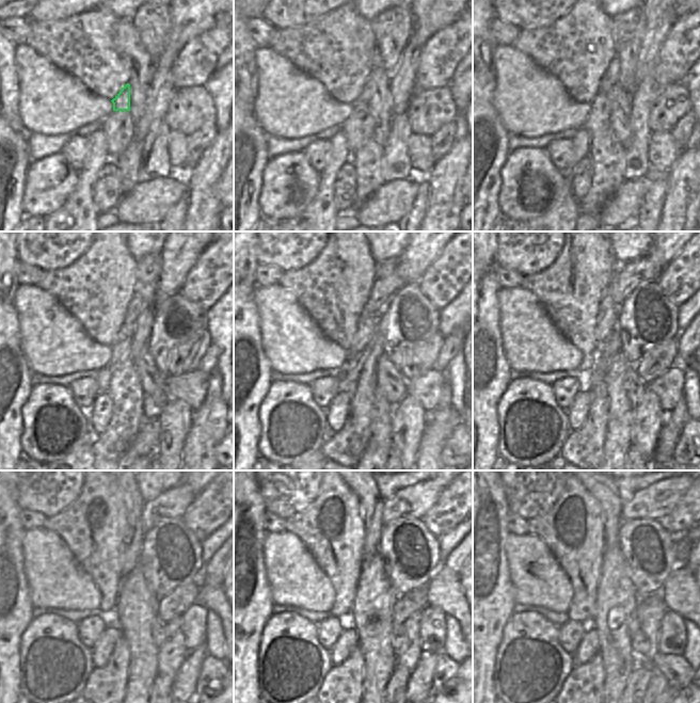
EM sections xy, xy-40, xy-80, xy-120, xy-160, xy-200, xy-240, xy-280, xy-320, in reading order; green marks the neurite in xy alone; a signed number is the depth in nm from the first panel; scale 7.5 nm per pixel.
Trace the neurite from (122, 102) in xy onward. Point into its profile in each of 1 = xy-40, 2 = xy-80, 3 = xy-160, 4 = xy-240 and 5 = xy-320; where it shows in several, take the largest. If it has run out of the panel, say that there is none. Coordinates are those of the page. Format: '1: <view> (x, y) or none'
1: xy-40 (365, 96)
2: xy-80 (610, 77)
3: xy-160 (383, 289)
4: xy-240 (172, 504)
5: xy-320 (656, 501)

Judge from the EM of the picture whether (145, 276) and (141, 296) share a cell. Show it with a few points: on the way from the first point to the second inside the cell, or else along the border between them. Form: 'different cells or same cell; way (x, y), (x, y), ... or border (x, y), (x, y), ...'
different cells; border (138, 282), (155, 286)

